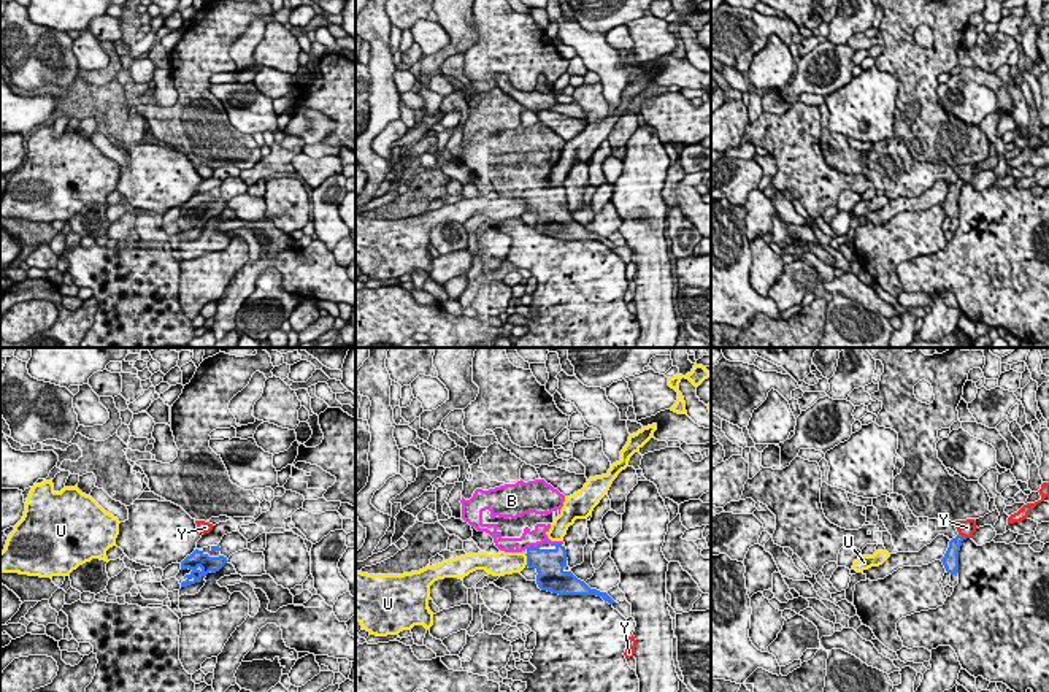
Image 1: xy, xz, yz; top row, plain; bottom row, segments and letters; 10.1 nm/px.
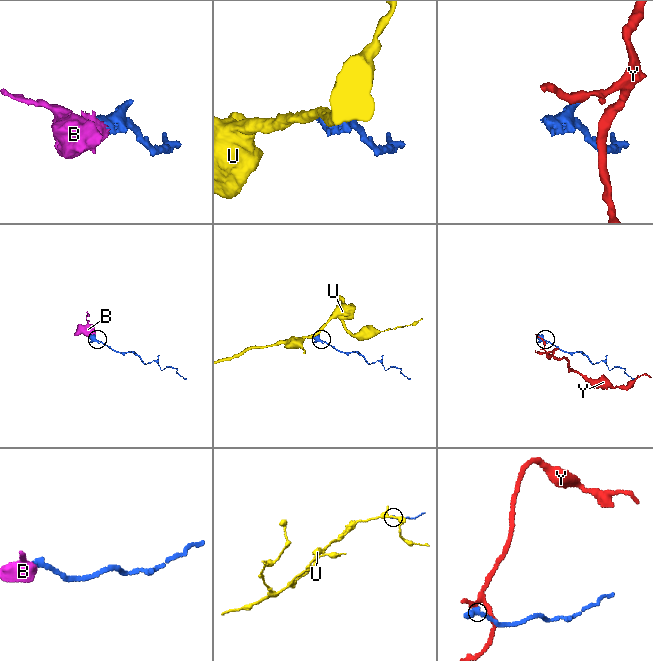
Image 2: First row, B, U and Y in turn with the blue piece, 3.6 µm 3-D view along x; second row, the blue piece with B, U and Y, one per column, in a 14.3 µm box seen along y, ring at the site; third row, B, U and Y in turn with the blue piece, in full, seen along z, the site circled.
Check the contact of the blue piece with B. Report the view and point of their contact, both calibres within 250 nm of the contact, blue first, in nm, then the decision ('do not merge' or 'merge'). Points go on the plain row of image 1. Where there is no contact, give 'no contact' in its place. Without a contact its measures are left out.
meets blue in xz at (538, 191); 300 nm thick on the blue side, 160 nm on the other; merge

